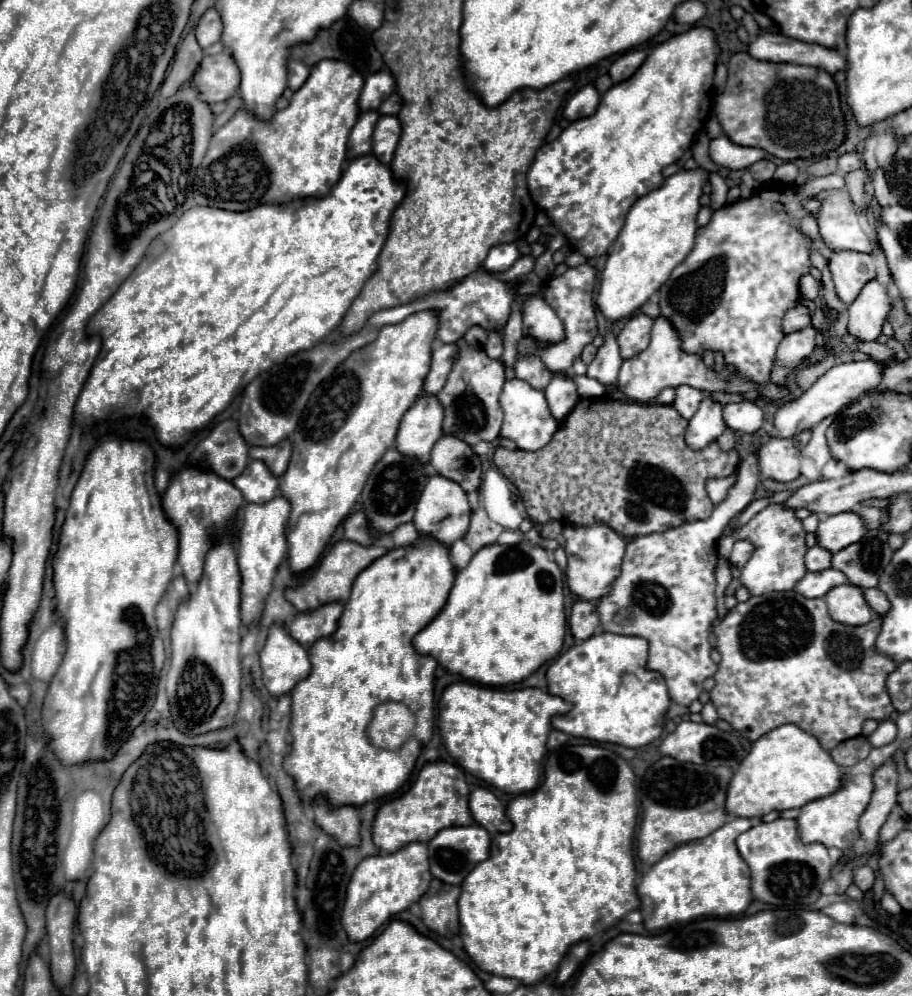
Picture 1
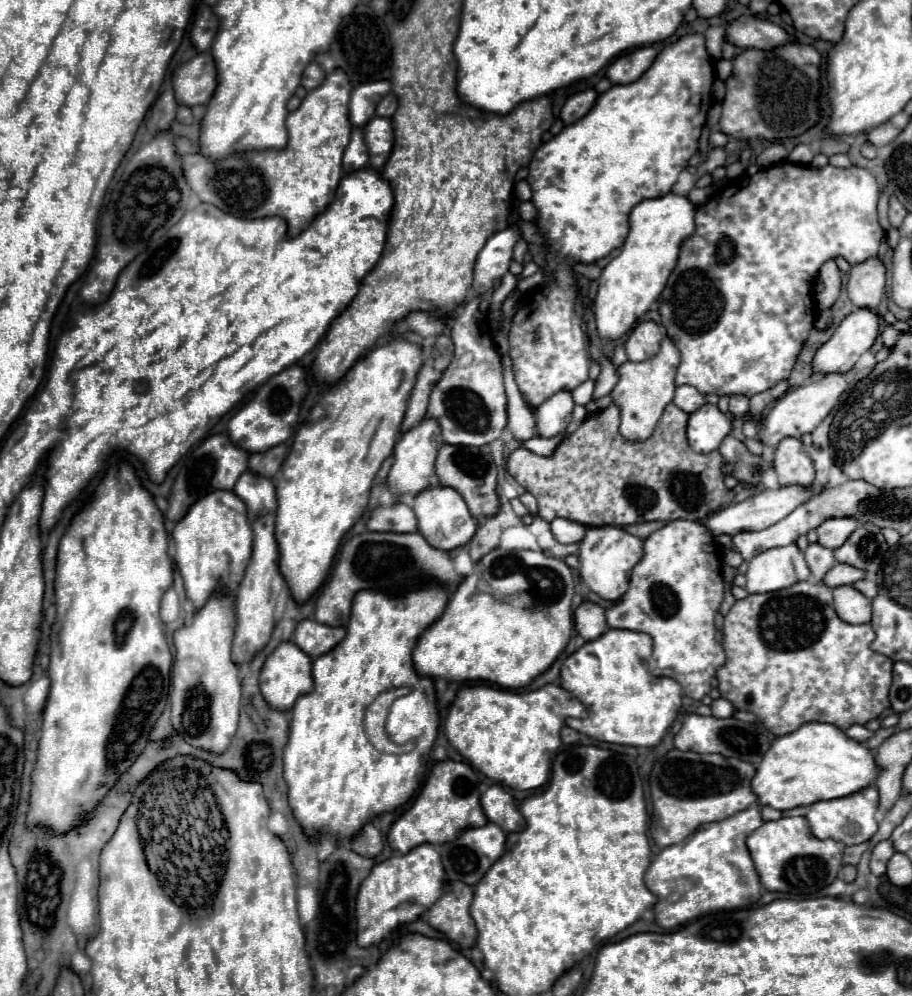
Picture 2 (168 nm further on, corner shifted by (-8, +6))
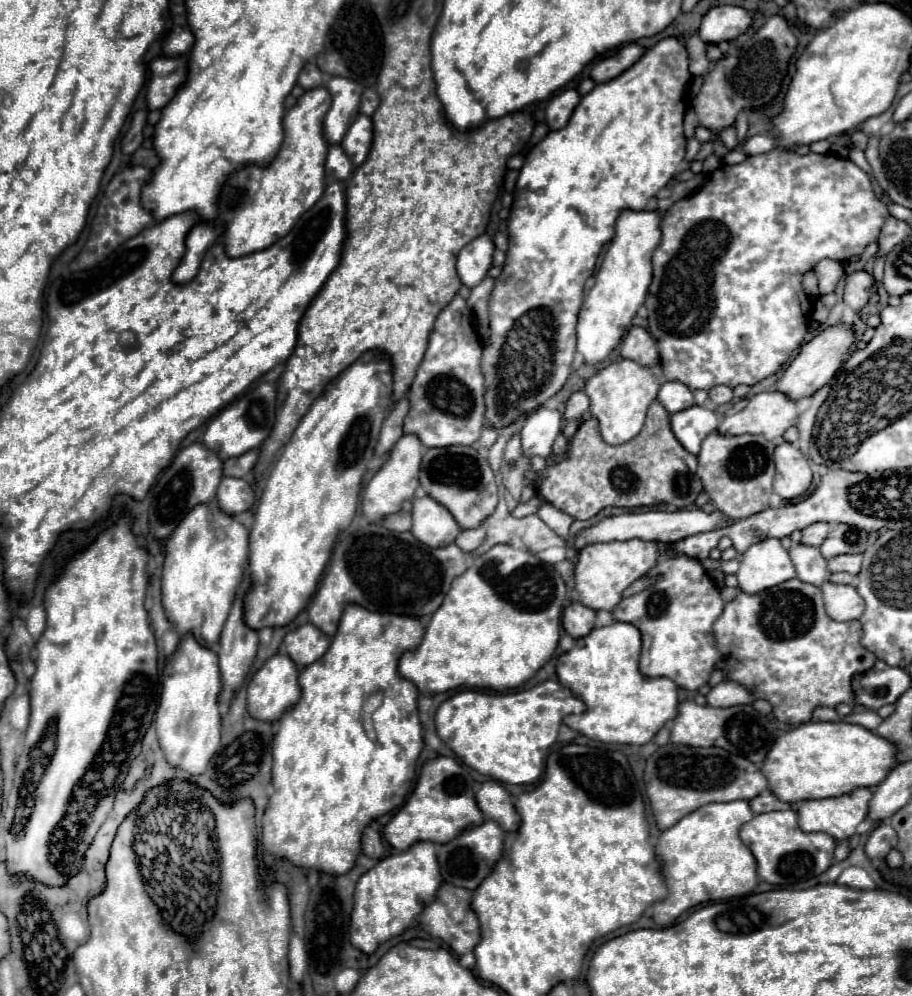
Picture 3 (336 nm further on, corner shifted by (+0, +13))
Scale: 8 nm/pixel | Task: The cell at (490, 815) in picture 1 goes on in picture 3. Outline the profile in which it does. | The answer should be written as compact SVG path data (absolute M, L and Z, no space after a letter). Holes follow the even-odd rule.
M494 780L484 782L476 792L476 802L486 820L494 820L502 826L502 830L512 832L518 830L520 816L514 810L510 792L502 785Z

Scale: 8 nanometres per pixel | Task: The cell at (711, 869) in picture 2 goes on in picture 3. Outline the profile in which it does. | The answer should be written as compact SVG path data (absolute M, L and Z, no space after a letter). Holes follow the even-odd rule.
M746 800L706 804L660 834L656 842L656 858L662 862L668 898L652 904L652 918L658 926L674 924L682 912L698 904L738 898L754 891L758 884L756 860L738 836L740 826L752 816Z

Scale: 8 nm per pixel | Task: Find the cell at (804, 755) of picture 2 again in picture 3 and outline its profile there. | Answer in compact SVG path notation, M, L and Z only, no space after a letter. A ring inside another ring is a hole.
M806 722L774 740L760 770L766 774L768 786L778 800L802 802L842 796L860 786L876 786L890 772L894 756L894 744L862 726L848 722Z

